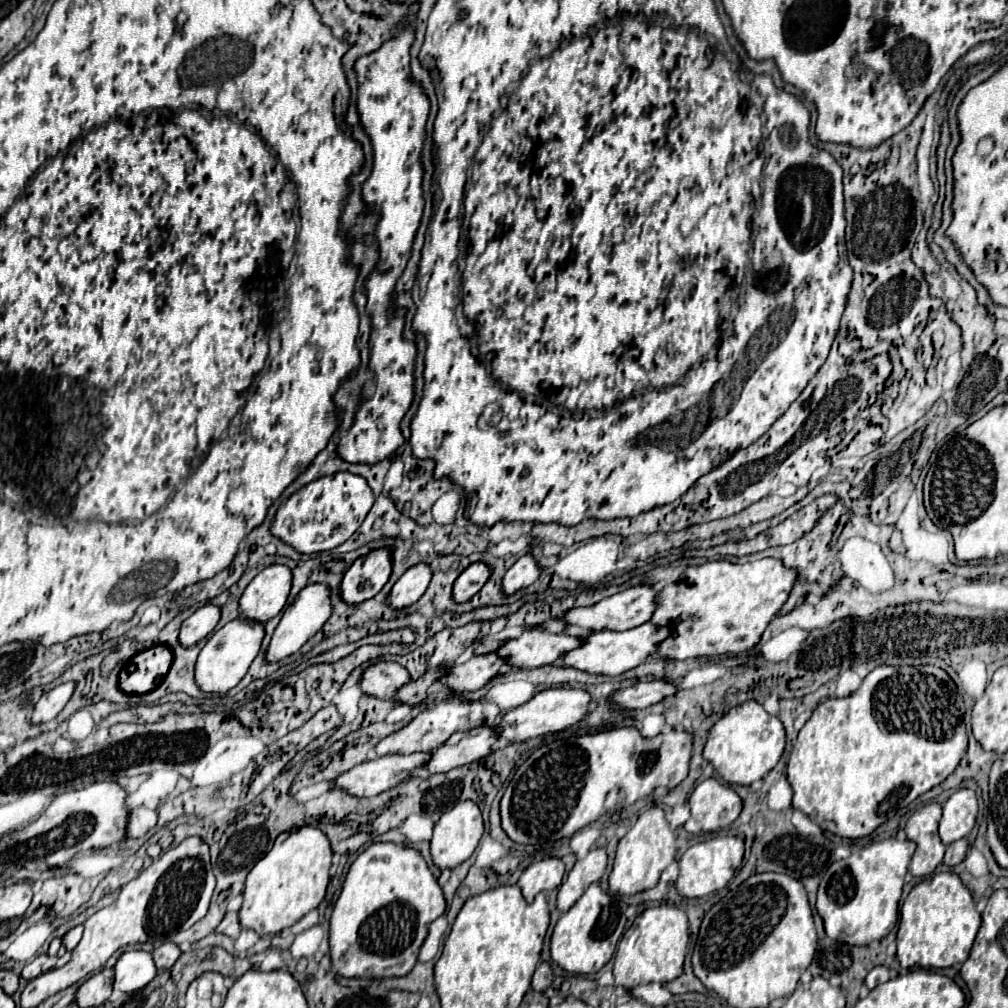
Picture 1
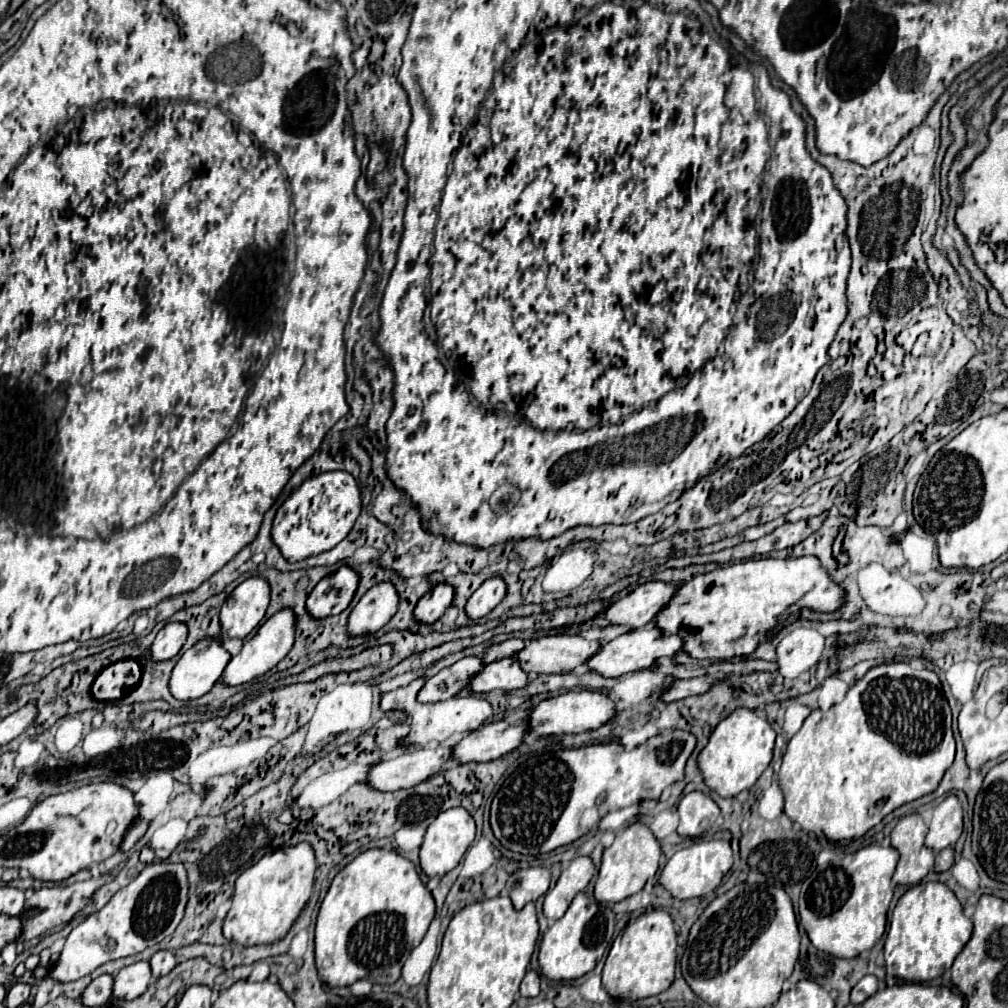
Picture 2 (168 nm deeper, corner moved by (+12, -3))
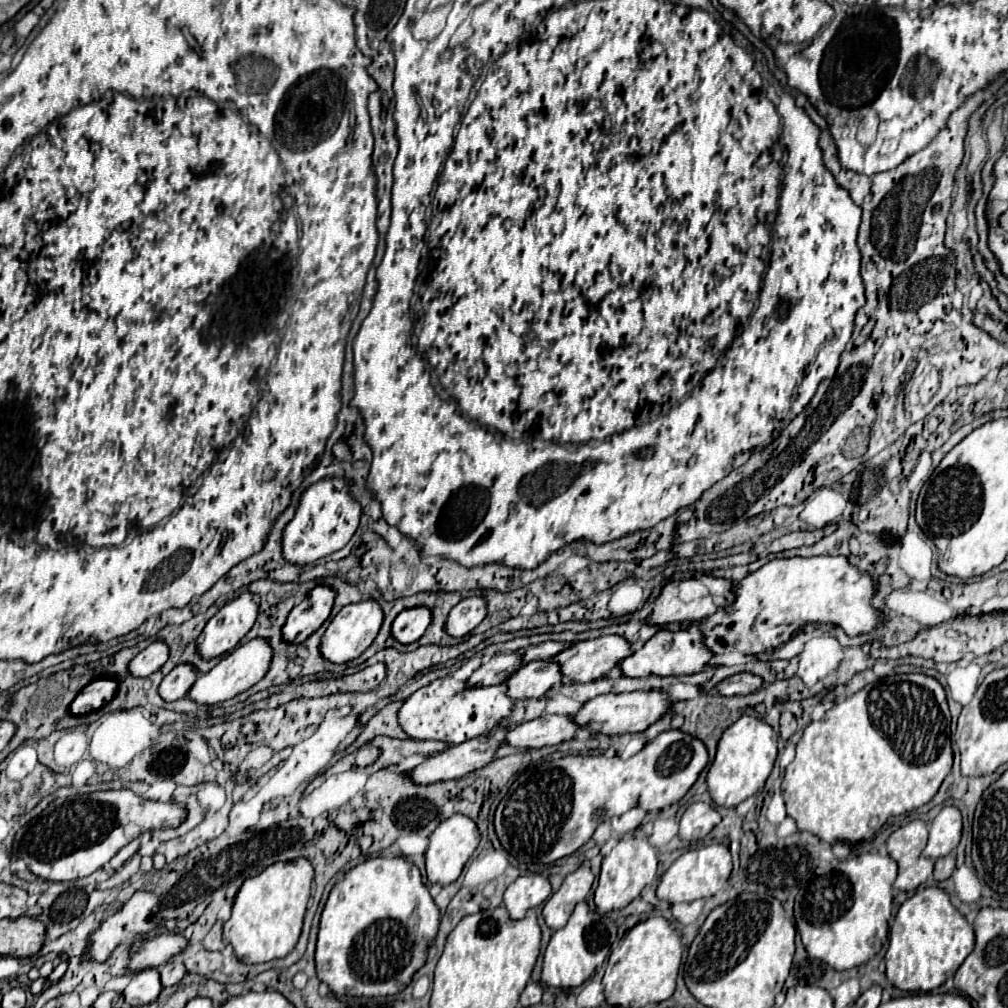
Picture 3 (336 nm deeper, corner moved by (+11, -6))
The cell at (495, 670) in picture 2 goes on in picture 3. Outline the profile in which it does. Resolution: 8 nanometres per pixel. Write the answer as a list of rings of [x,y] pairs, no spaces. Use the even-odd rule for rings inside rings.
[[[531,661],[519,667],[507,681],[507,697],[511,699],[539,699],[553,685],[561,683],[563,675],[553,661]]]

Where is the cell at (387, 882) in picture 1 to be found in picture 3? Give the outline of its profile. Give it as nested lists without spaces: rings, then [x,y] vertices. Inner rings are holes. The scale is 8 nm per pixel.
[[[373,857],[373,859],[365,859],[361,861],[359,865],[355,865],[353,869],[349,869],[343,879],[339,883],[333,885],[331,893],[329,893],[329,899],[325,903],[325,909],[323,909],[323,915],[321,915],[321,921],[319,921],[319,939],[317,939],[317,951],[315,951],[315,961],[317,961],[317,975],[323,983],[329,985],[329,989],[335,993],[335,995],[365,995],[365,997],[381,997],[381,995],[393,995],[393,993],[399,993],[403,991],[413,973],[417,969],[423,967],[425,963],[425,949],[431,945],[431,941],[435,939],[437,935],[437,927],[439,927],[439,909],[433,901],[433,897],[429,895],[429,889],[423,885],[421,881],[421,873],[417,869],[415,863],[409,863],[405,857]]]

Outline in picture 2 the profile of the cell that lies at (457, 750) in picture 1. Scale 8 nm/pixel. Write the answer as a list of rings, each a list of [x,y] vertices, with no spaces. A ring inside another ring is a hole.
[[[498,720],[484,724],[480,730],[474,730],[460,744],[454,746],[454,760],[458,762],[490,762],[512,750],[516,750],[524,736],[528,734],[530,724],[526,720],[506,722]]]

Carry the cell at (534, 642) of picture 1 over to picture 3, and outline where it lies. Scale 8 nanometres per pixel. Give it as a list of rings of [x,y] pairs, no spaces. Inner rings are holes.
[[[605,635],[565,647],[553,657],[553,661],[559,665],[565,679],[589,683],[603,677],[611,667],[625,659],[629,651],[631,645],[621,635]]]

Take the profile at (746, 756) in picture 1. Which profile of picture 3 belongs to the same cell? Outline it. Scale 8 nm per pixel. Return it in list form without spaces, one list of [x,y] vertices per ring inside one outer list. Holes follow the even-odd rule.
[[[741,715],[719,739],[717,755],[707,771],[707,785],[711,799],[721,807],[735,807],[747,797],[755,795],[769,777],[777,757],[777,733],[765,721]]]

